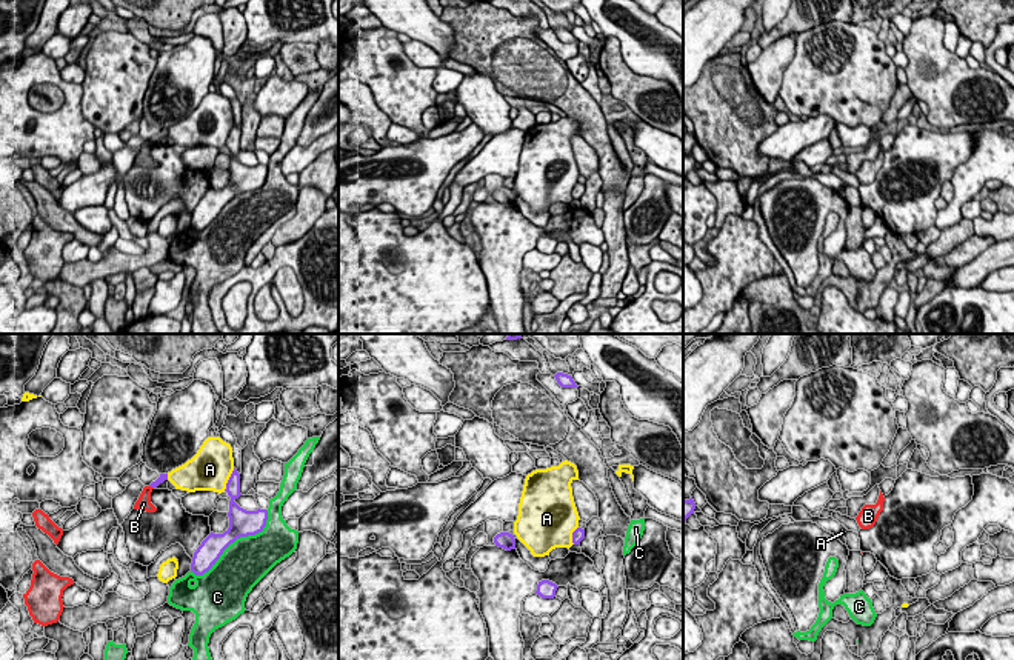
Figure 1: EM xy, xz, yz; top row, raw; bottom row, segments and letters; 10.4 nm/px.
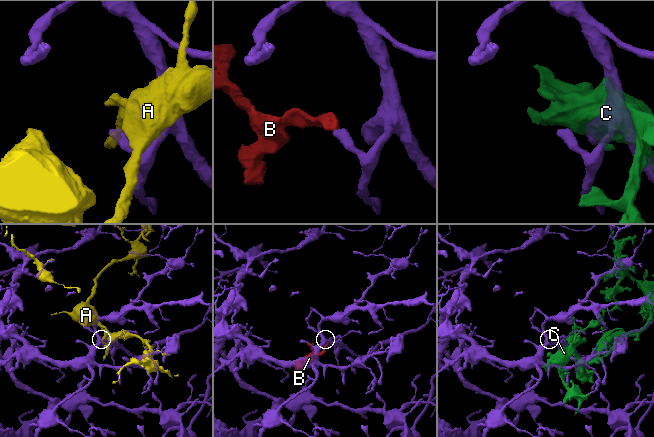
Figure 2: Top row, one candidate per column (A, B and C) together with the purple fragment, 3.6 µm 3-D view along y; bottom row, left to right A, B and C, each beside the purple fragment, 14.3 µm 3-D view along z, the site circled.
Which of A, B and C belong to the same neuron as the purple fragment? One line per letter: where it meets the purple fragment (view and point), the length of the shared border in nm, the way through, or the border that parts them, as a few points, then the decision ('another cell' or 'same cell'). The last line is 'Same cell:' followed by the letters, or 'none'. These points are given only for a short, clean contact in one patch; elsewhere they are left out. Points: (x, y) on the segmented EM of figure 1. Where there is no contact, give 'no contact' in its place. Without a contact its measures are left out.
A: meets purple in xy at (230, 479); contact 260 nm long; another cell
B: meets purple in xy at (151, 486); contact 60 nm long; border along xy (150, 485), (153, 488); another cell
C: meets purple in xy at (234, 540); contact 1050 nm long; another cell
Same cell: none

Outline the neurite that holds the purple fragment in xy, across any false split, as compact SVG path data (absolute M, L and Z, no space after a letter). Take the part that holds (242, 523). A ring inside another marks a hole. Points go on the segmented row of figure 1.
M234 468L226 489L231 497L229 502L229 528L223 534L211 532L202 545L197 548L192 557L191 571L195 575L203 575L208 572L215 562L220 558L223 551L234 543L240 537L255 535L263 531L268 520L266 509L246 511L240 508L234 500L238 498L240 494L240 474Z

